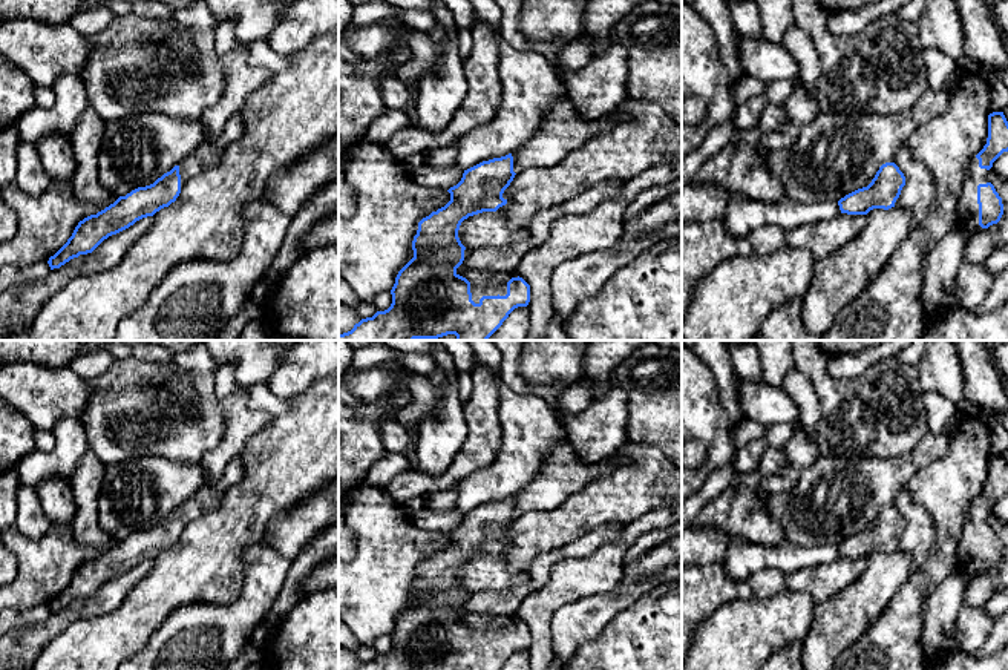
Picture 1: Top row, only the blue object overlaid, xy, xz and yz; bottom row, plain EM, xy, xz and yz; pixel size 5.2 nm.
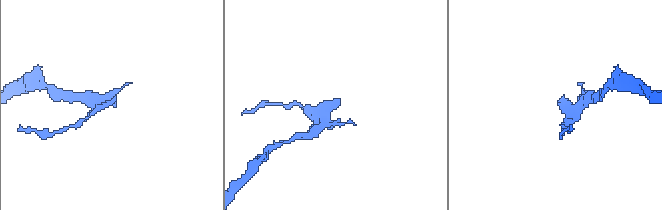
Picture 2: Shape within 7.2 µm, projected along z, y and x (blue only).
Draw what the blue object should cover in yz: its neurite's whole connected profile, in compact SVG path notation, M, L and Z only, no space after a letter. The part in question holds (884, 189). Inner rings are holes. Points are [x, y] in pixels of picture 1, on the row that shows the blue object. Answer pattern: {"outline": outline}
{"outline": "M895 163L879 167L867 187L858 189L838 201L841 213L867 215L873 209L889 210L905 186L905 176Z"}

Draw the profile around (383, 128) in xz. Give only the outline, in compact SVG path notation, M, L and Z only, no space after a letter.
M388 109L385 115L372 121L363 140L374 144L386 144L394 133L409 126L412 123L406 112Z

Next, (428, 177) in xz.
M424 163L421 167L412 172L412 179L420 187L426 189L441 189L449 190L450 187L457 186L463 178L464 170L458 166L455 167L432 167L430 164Z

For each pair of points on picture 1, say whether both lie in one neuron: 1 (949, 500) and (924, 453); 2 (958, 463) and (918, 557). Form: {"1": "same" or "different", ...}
{"1": "different", "2": "different"}

